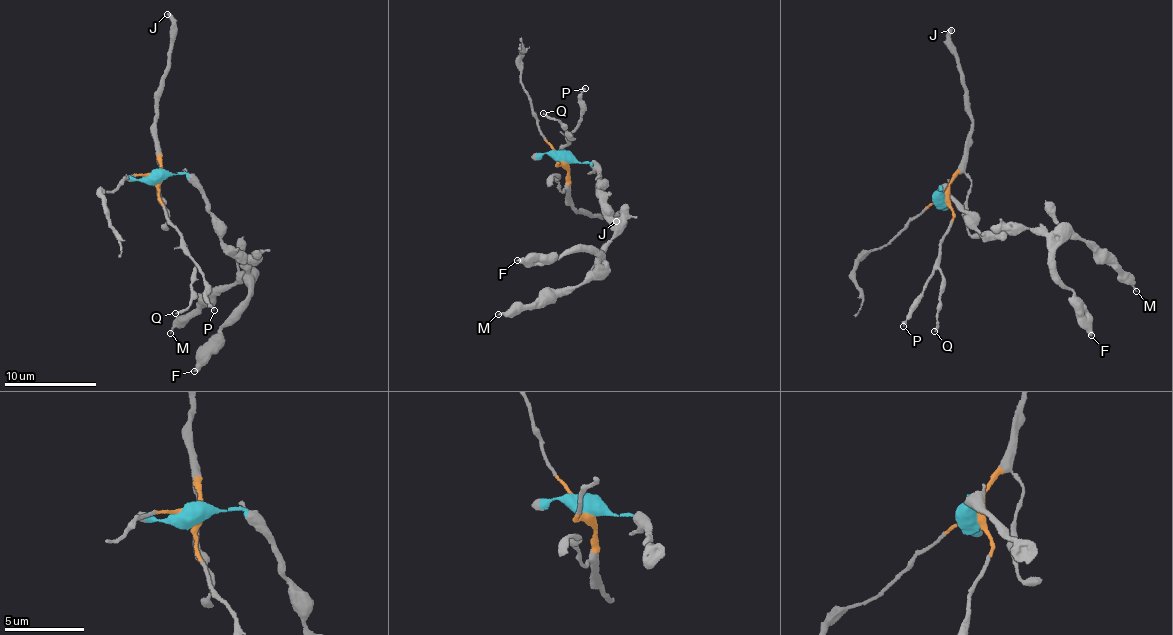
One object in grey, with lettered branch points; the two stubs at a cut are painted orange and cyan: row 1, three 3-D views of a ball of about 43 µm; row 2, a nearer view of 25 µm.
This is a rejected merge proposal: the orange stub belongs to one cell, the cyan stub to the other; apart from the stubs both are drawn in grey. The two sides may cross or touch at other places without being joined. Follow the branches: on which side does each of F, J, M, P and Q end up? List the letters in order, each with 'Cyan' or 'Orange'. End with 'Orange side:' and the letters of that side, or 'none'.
F: Cyan
J: Orange
M: Cyan
P: Orange
Q: Orange
Orange side: J, P, Q

